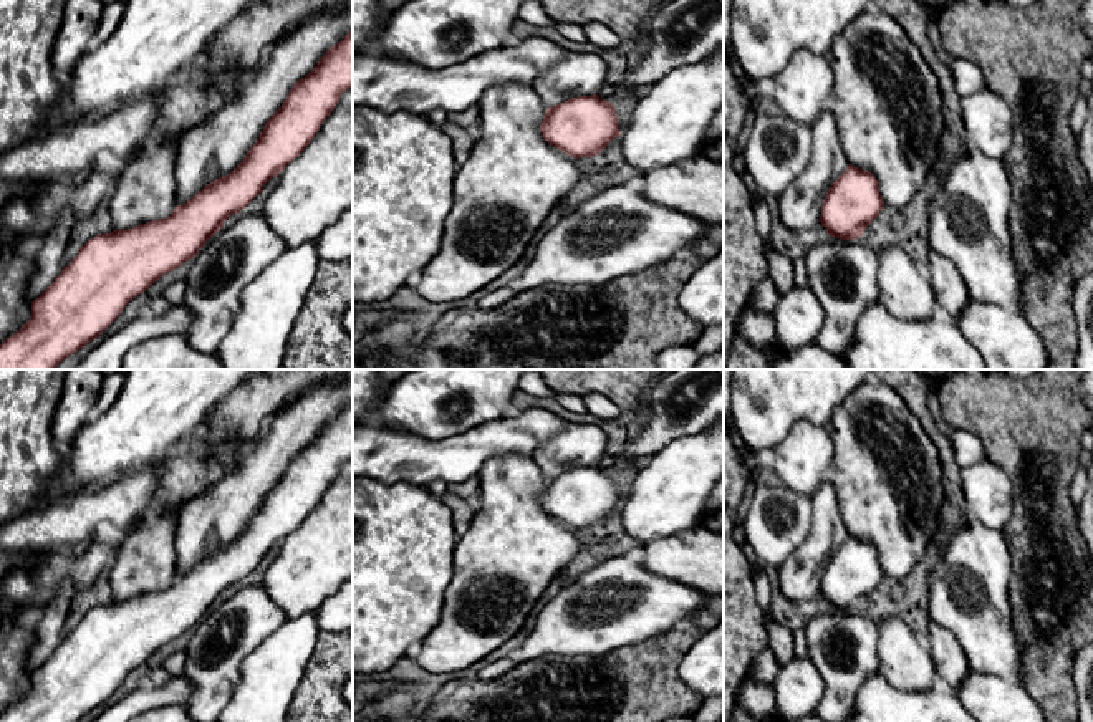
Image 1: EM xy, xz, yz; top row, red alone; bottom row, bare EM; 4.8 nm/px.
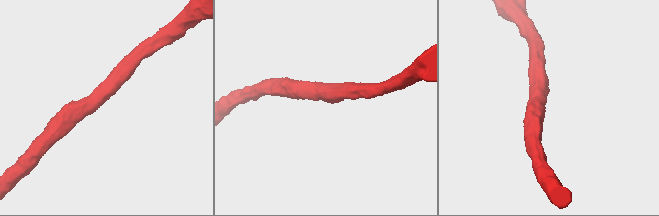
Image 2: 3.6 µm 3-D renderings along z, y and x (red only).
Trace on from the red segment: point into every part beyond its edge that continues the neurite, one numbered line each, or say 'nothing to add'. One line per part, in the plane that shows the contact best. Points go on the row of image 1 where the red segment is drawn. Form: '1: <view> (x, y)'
1: xy (216, 148)

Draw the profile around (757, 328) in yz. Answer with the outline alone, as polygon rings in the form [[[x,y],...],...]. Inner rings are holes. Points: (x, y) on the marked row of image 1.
[[[749,303],[740,313],[735,333],[758,351],[772,353],[772,369],[848,369],[840,356],[816,341],[787,349],[777,341],[773,311],[760,311]]]

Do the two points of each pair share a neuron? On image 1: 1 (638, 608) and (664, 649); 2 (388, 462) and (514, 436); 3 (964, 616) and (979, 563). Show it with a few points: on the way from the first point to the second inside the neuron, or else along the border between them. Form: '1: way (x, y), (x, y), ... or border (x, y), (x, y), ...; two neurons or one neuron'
1: border (689, 615), (666, 631), (620, 649); two neurons
2: way (419, 459), (457, 459), (482, 442); one neuron
3: way (969, 603), (972, 577); one neuron

